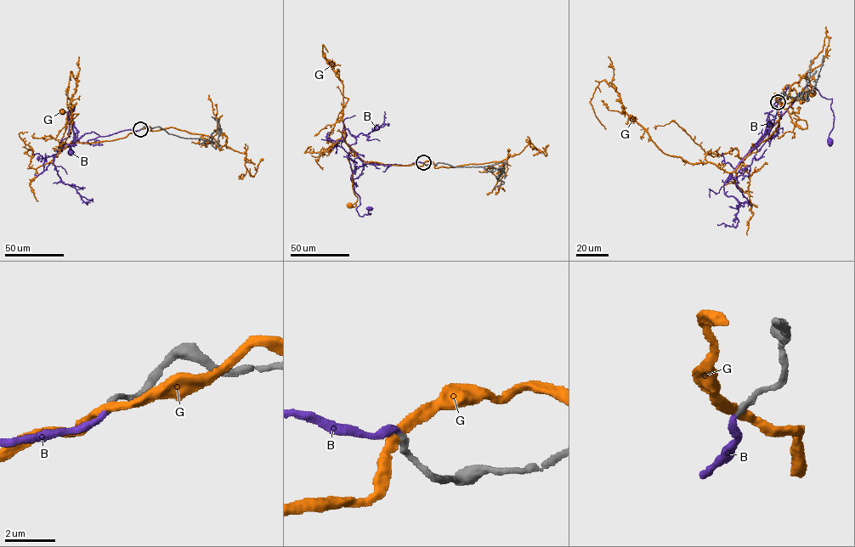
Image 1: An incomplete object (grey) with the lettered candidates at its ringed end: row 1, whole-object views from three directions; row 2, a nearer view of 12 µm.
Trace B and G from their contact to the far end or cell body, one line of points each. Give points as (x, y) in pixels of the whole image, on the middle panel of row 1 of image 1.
B: (423, 163), (376, 164), (351, 152), (348, 159), (359, 197), (355, 209), (361, 217), (370, 213), (369, 209)
G: (424, 163), (365, 162), (349, 151), (357, 198), (355, 206), (349, 205)

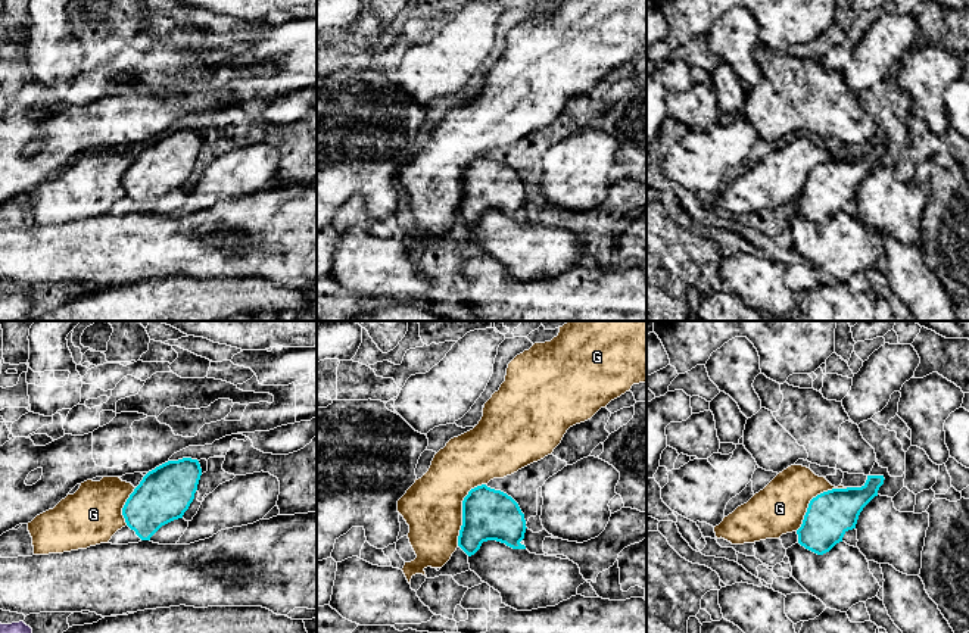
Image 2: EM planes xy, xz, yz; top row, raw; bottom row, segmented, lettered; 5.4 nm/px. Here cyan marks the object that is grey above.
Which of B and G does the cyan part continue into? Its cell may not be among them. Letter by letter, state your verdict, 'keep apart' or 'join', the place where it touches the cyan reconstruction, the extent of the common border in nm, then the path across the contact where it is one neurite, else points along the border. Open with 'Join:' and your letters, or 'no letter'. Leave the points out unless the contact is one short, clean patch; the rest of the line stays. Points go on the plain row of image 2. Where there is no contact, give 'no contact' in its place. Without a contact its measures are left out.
Join: B
B: join; no contact
G: keep apart; meets cyan in xz at (463, 181); contact 380 nm long

